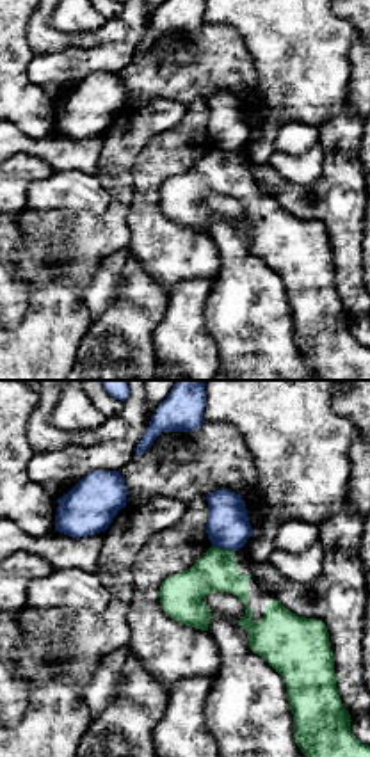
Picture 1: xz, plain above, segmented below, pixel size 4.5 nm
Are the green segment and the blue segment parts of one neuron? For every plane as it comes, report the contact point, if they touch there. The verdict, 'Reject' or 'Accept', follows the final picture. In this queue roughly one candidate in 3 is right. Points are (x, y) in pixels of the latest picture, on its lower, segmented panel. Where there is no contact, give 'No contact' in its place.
Touches green at (223, 549)

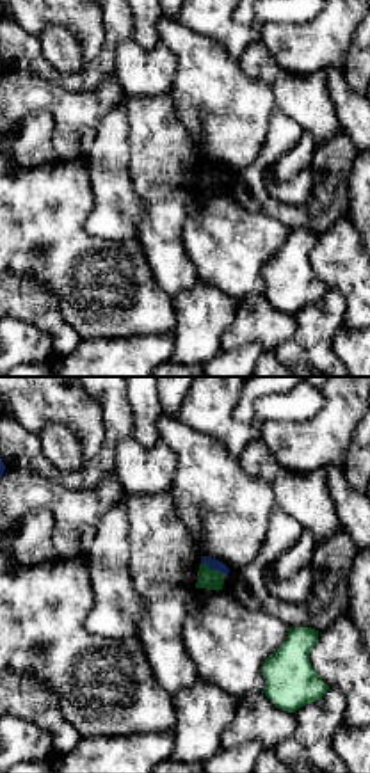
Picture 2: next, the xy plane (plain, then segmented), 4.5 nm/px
Touches green at (212, 569)

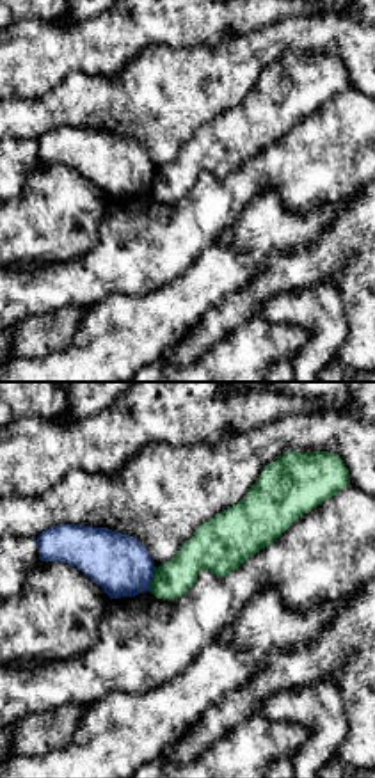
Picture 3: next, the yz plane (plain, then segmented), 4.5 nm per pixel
Touches green at (153, 579)

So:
Reject

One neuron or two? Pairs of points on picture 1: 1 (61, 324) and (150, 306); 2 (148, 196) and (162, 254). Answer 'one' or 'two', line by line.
1: two
2: one

